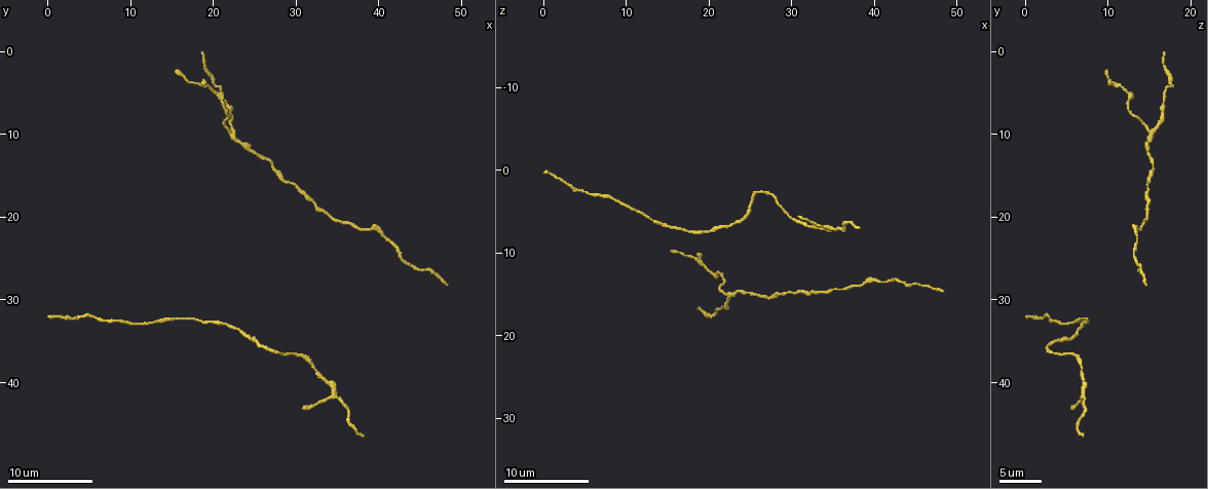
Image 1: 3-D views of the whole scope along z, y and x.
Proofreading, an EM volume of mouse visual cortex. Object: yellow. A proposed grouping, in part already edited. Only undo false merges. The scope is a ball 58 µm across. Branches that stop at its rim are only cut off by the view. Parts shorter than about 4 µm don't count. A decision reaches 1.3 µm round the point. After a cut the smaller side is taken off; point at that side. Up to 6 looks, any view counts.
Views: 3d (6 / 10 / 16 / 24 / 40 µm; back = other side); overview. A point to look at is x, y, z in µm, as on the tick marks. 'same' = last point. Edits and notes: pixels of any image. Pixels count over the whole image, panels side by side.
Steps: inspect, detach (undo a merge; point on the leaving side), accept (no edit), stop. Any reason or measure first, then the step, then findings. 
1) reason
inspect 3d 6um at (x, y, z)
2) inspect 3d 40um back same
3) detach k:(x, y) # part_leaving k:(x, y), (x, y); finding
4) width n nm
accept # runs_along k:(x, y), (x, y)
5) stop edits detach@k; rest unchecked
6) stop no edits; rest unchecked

sudden change in width
inspect 3d 16um at (21.8, 33.2, 6.8)

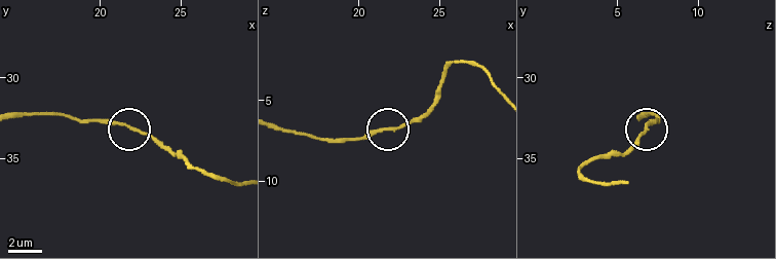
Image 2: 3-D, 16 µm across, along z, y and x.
accept # continuous, no second cell

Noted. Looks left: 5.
thick turns thin
inspect 3d 16um at (25.2, 35.2, 3.0)

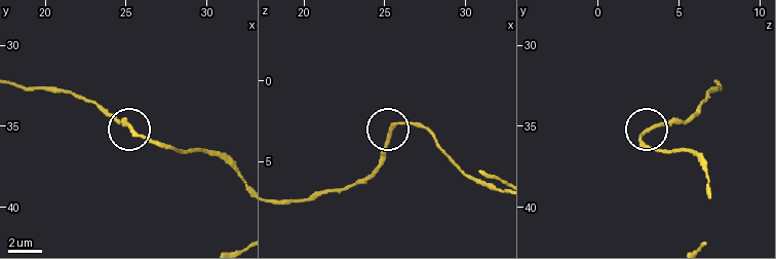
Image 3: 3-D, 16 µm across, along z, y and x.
accept # all the same cell

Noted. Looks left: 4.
three-way junction
inspect 3d 10um at (22.4, 9.6, 15.0)

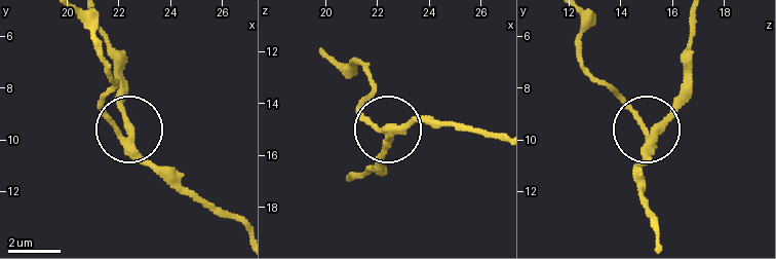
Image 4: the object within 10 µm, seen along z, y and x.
width 270 nm
accept # runs_along 4:(659, 231), (638, 196), (638, 165), (654, 125), (690, 75); one cell here

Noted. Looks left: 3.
stop no edits; rest unchecked

